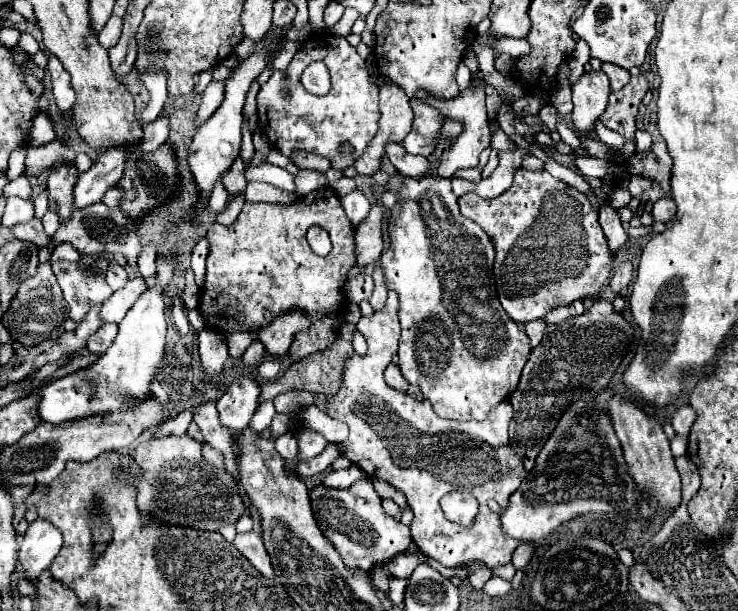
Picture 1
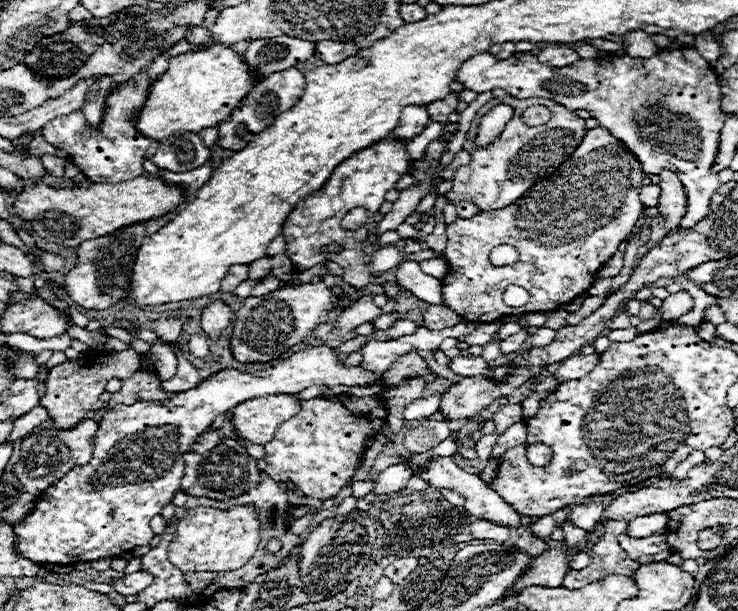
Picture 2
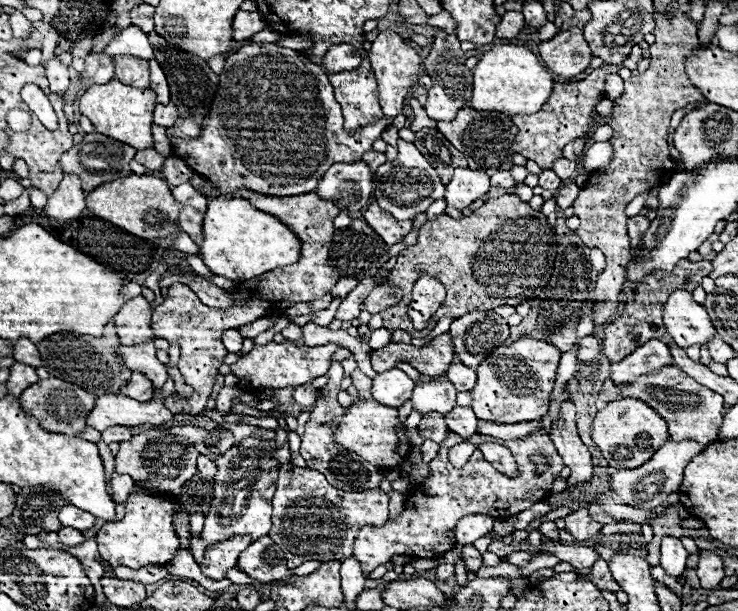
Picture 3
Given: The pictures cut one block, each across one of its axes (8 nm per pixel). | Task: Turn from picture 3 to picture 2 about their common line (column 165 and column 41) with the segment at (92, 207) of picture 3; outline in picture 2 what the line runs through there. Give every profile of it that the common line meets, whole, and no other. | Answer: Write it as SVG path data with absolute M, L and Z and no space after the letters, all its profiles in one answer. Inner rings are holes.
M138 176L120 184L96 184L96 186L48 186L46 182L26 184L16 194L12 210L14 214L30 224L32 232L46 238L48 242L76 248L84 240L94 240L114 232L126 224L142 222L152 216L164 216L176 210L182 202L182 190L166 186L164 182L148 176Z

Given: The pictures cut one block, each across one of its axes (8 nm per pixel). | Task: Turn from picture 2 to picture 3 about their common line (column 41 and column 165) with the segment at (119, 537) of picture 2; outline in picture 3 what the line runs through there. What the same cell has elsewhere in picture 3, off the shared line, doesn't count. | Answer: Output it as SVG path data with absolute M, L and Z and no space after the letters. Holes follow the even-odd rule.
M142 490L130 494L126 500L126 516L120 522L104 524L96 538L100 556L112 566L126 568L142 568L150 564L166 564L178 552L178 538L172 528L172 514L176 510L176 502L168 494L158 494L152 490Z

